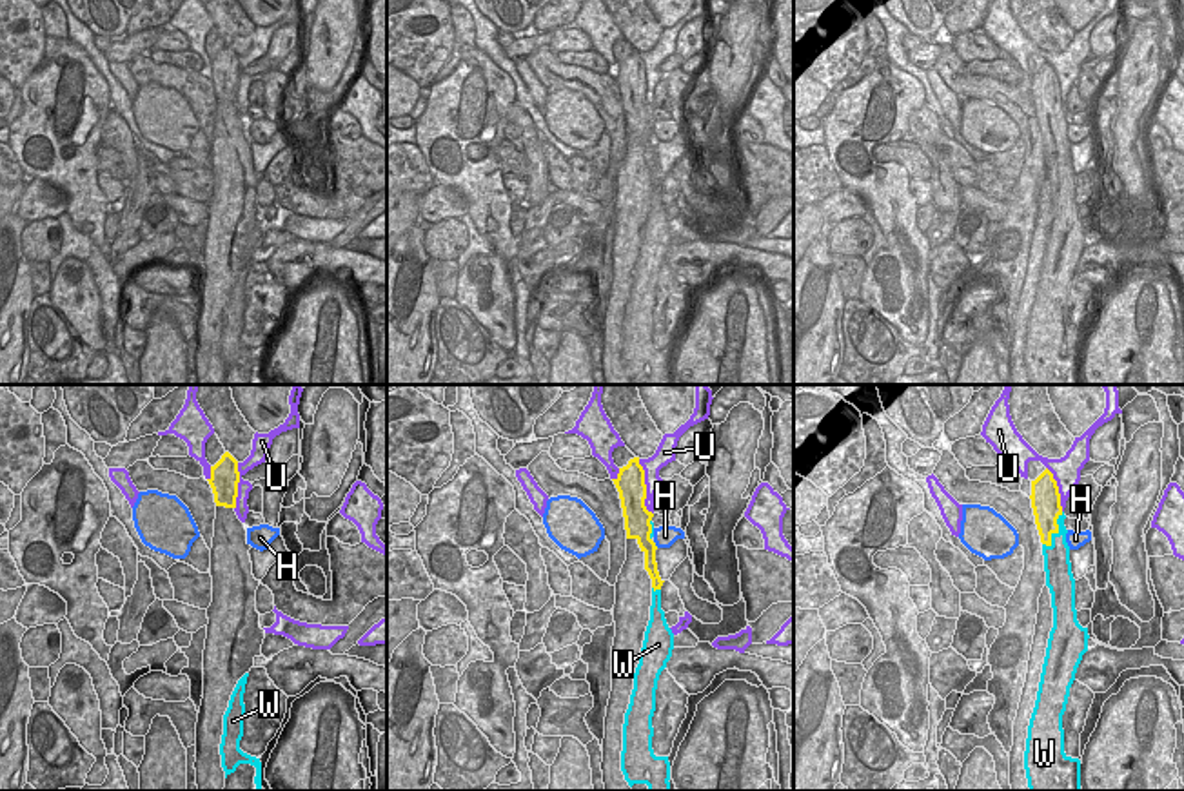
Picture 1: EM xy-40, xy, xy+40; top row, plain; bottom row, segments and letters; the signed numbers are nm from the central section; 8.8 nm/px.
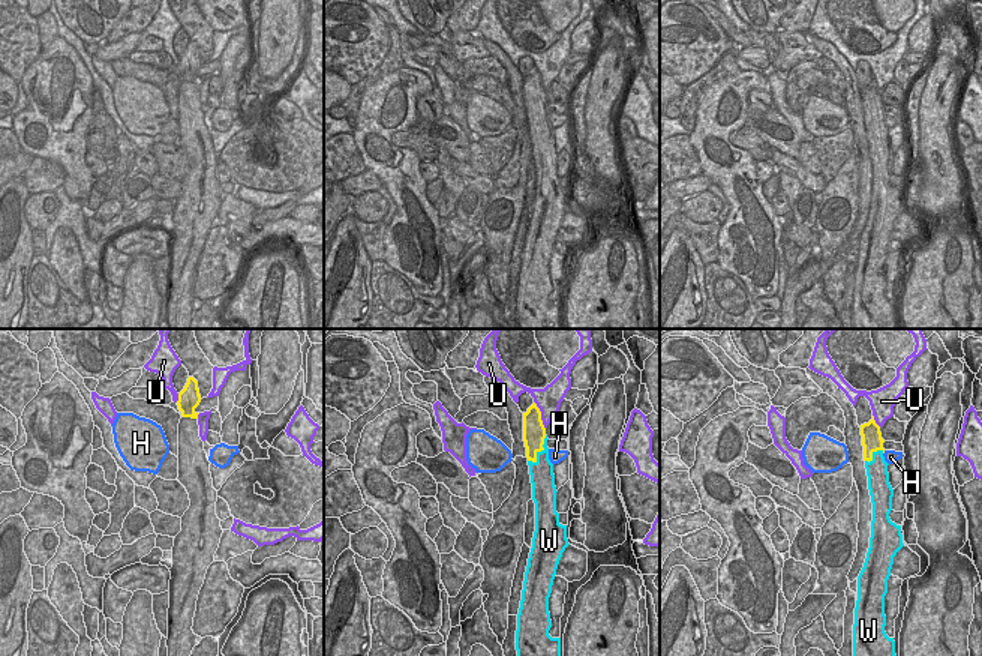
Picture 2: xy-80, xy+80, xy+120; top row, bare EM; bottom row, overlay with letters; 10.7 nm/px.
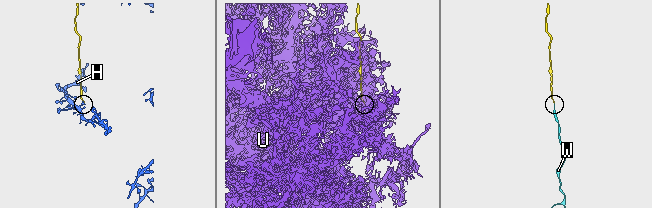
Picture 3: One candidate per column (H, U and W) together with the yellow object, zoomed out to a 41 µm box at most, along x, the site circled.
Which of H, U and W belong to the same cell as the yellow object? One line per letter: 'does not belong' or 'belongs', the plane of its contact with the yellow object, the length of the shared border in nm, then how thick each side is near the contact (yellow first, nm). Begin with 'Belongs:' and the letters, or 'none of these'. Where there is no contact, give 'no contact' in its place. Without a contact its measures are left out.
Belongs: W
H: does not belong | xy | 80 nm | 220/190 nm
U: does not belong | xy | 500 nm | 260/160 nm
W: belongs | xy+40 | 360 nm | 260/220 nm

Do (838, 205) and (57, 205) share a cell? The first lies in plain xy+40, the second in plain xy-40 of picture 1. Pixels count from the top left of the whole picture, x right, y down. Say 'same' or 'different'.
same

